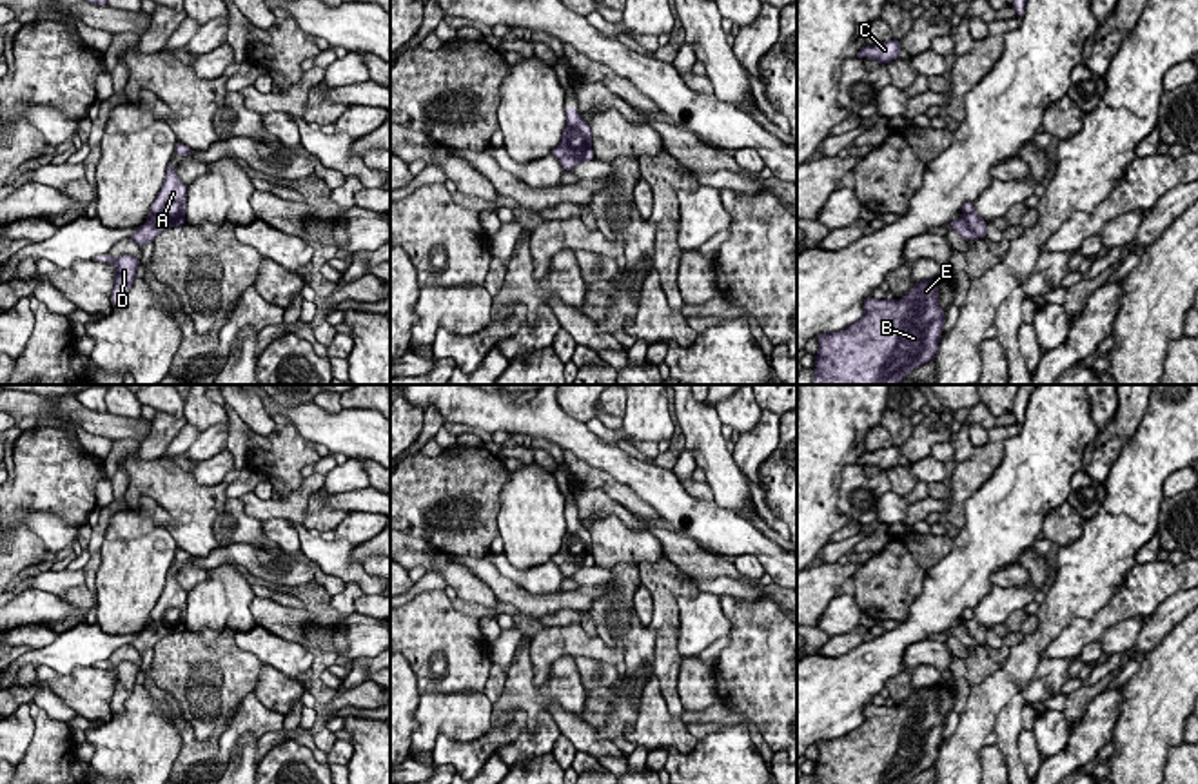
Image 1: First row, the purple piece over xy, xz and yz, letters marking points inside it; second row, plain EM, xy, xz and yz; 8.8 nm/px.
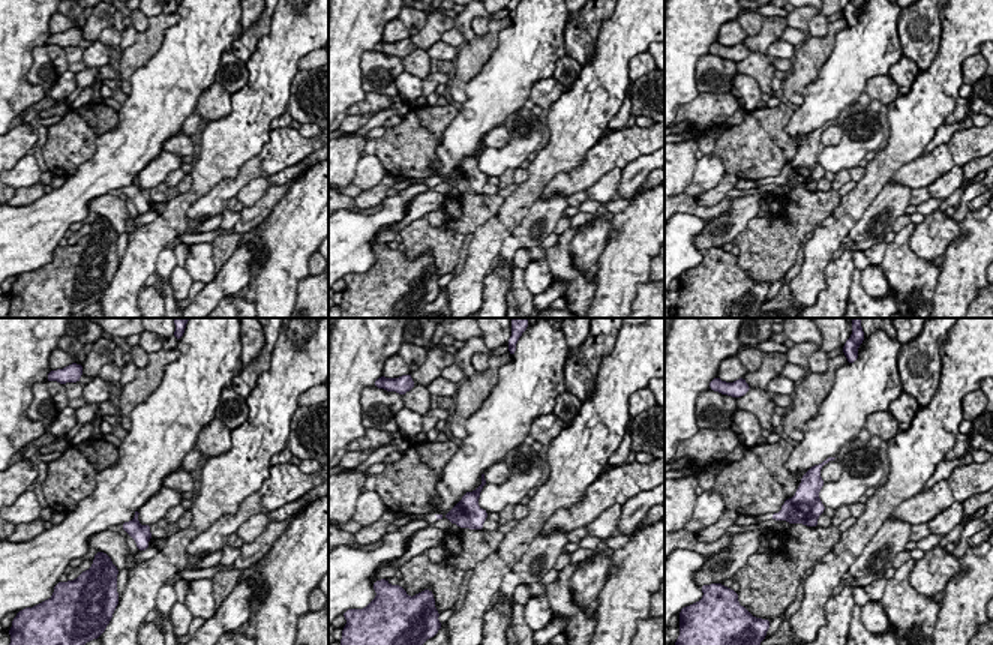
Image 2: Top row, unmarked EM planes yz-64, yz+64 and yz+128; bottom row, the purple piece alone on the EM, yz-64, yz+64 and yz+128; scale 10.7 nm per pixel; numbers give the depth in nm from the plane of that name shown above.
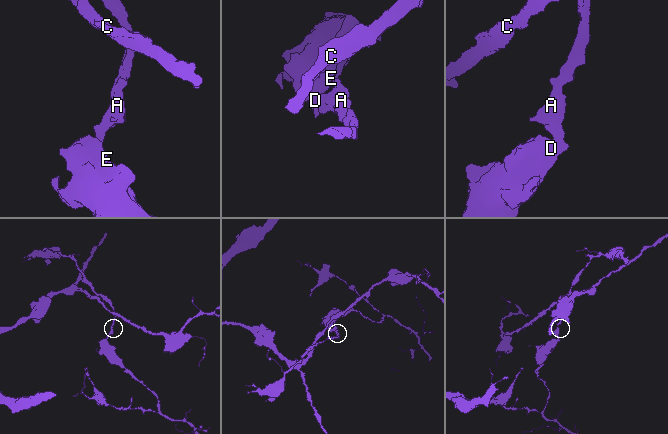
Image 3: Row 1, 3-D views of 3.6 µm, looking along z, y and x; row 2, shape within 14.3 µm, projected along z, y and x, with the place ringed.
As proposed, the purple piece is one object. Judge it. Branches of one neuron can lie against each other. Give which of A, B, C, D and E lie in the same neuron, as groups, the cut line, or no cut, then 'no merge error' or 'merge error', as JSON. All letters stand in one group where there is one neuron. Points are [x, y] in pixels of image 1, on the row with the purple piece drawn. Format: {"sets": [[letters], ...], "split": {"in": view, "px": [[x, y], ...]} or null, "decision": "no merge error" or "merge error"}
{"sets": [["A", "B", "C", "D", "E"]], "split": null, "decision": "no merge error"}

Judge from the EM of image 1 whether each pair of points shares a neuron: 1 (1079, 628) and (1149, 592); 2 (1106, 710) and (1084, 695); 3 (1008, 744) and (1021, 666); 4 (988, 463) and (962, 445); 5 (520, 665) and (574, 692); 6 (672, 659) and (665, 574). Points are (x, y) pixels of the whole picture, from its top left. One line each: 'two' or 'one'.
1: one
2: two
3: two
4: two
5: one
6: one

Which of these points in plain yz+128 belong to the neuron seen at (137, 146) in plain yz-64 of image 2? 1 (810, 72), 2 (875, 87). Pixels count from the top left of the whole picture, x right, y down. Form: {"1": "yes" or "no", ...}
{"1": "no", "2": "no"}

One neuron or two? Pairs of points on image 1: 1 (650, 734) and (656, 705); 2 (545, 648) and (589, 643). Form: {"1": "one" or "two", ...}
{"1": "one", "2": "one"}

